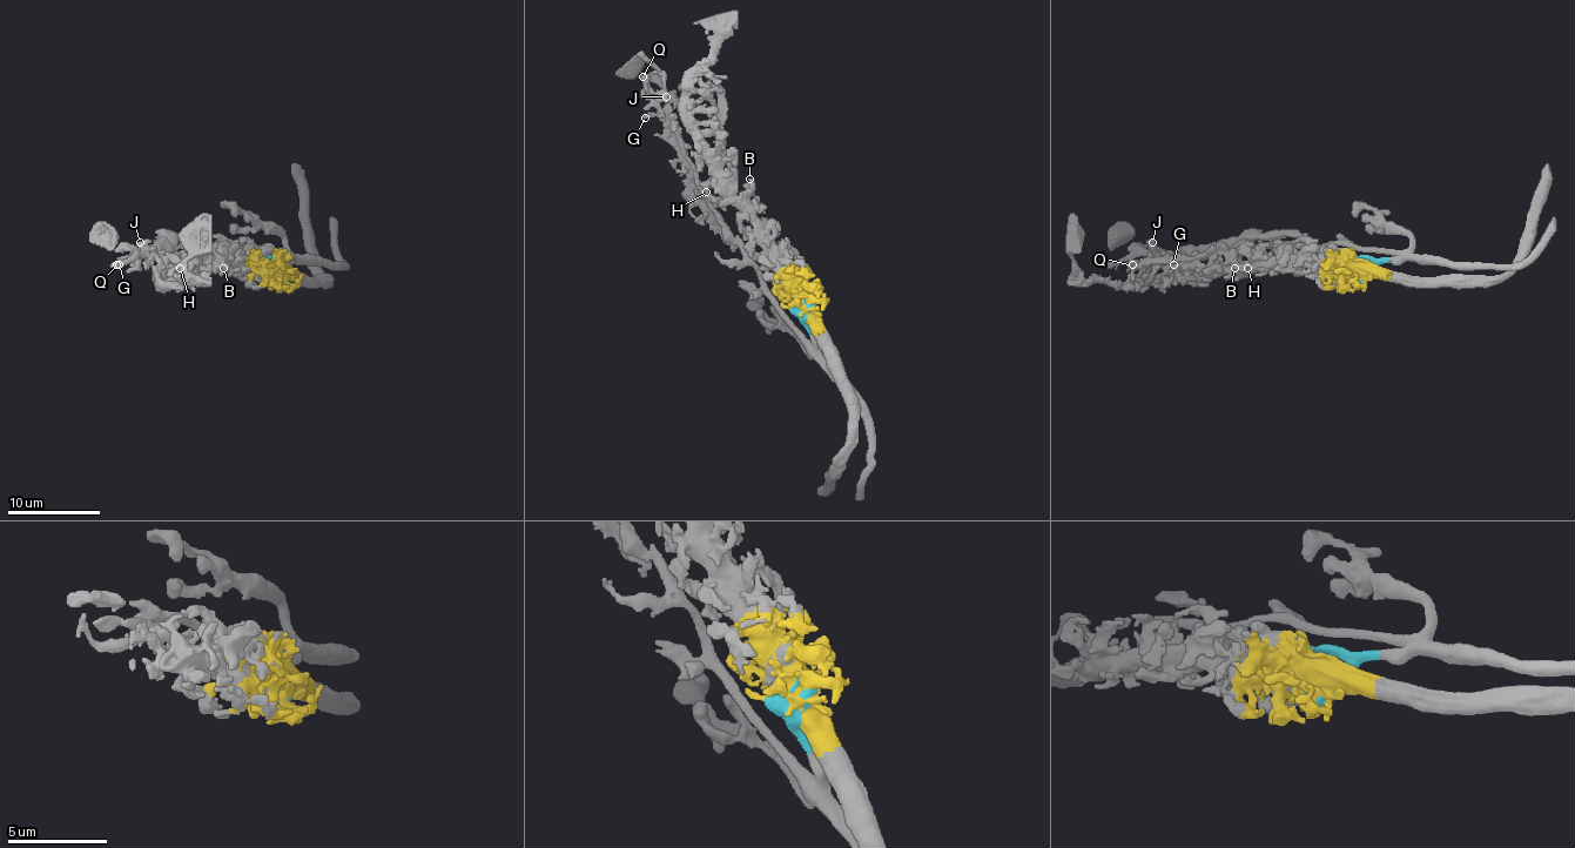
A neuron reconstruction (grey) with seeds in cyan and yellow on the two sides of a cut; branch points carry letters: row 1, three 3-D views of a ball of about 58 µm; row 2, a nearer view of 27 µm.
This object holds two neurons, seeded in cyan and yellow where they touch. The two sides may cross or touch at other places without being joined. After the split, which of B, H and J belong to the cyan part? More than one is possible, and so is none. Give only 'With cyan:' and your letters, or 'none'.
With cyan: none

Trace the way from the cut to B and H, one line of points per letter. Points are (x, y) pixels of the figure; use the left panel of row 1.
B: (274, 274), (222, 262), (222, 269)
H: (274, 274), (234, 264), (188, 262), (181, 269)

